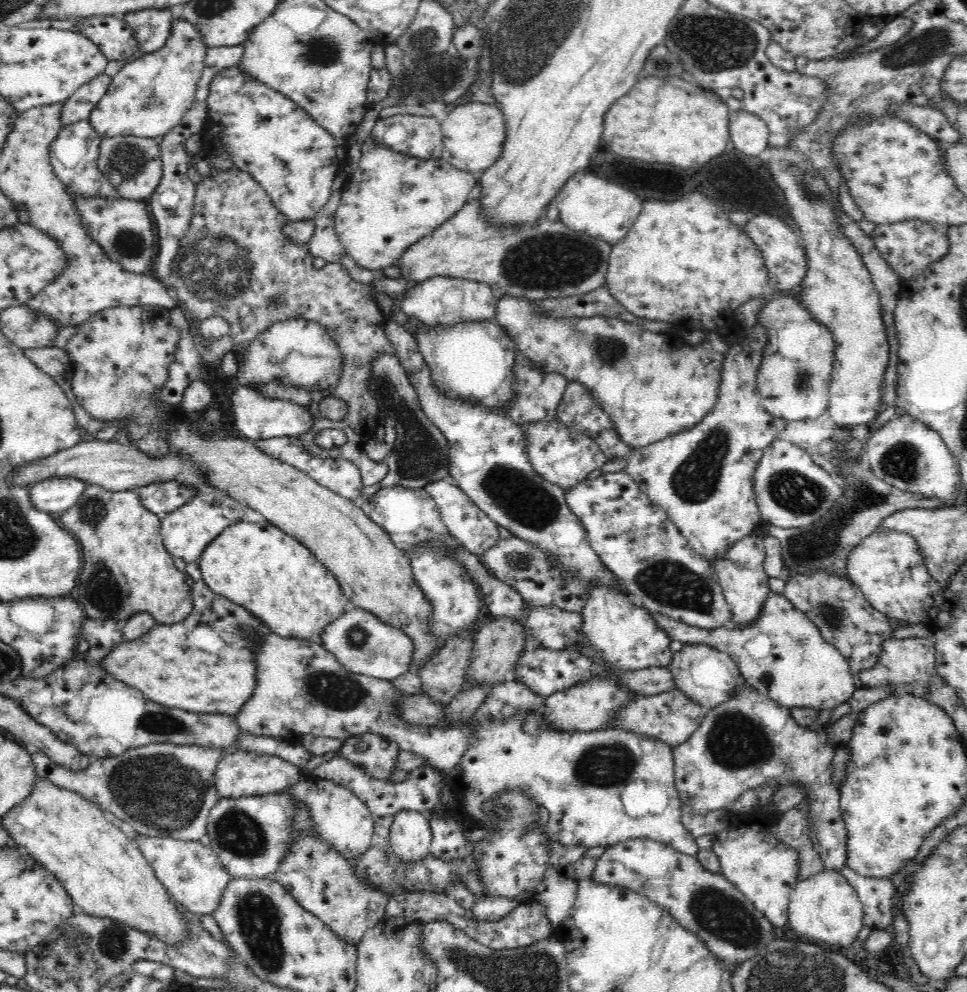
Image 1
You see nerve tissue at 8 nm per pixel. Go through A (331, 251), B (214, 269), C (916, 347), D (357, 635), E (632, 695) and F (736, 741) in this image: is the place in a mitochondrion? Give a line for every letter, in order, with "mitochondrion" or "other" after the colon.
A: other
B: mitochondrion
C: other
D: mitochondrion
E: other
F: mitochondrion

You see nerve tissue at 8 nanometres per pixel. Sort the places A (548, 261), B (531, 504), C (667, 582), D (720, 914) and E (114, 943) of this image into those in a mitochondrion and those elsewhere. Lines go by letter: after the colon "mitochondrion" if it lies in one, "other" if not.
A: mitochondrion
B: mitochondrion
C: mitochondrion
D: mitochondrion
E: mitochondrion

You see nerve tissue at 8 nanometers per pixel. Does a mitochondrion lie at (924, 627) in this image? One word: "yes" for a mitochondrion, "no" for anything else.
no

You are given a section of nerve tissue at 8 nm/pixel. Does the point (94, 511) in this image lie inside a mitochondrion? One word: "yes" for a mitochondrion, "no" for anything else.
yes

